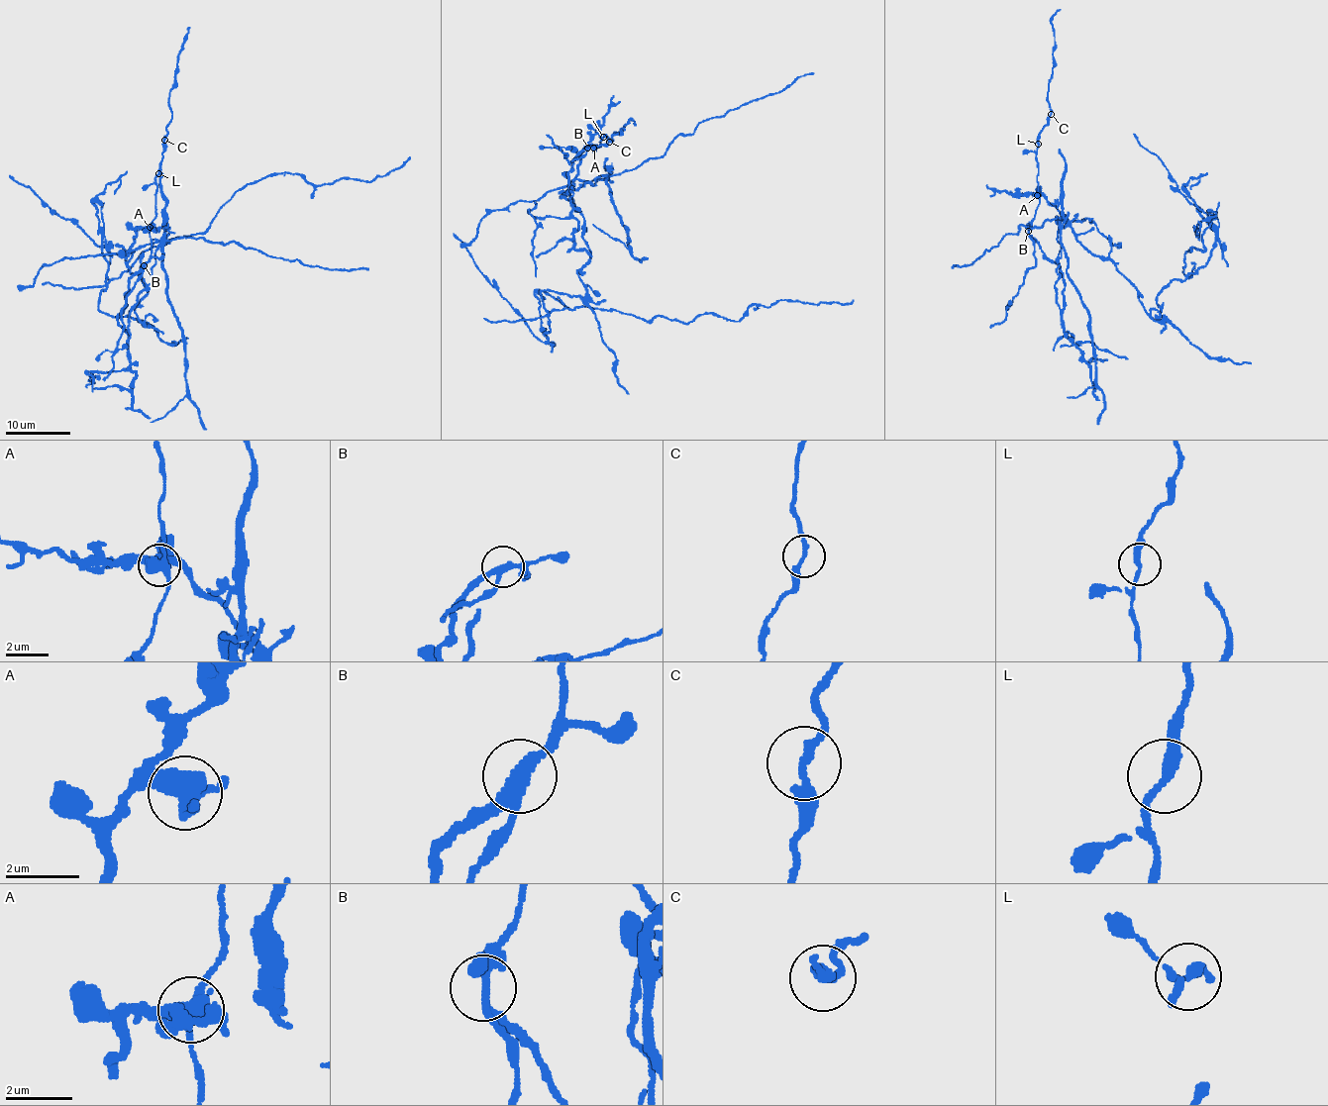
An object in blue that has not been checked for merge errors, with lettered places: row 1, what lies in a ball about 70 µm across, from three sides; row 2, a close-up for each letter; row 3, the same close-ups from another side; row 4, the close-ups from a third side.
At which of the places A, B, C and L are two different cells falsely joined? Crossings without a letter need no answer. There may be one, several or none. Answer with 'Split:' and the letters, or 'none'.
Split: A, B

